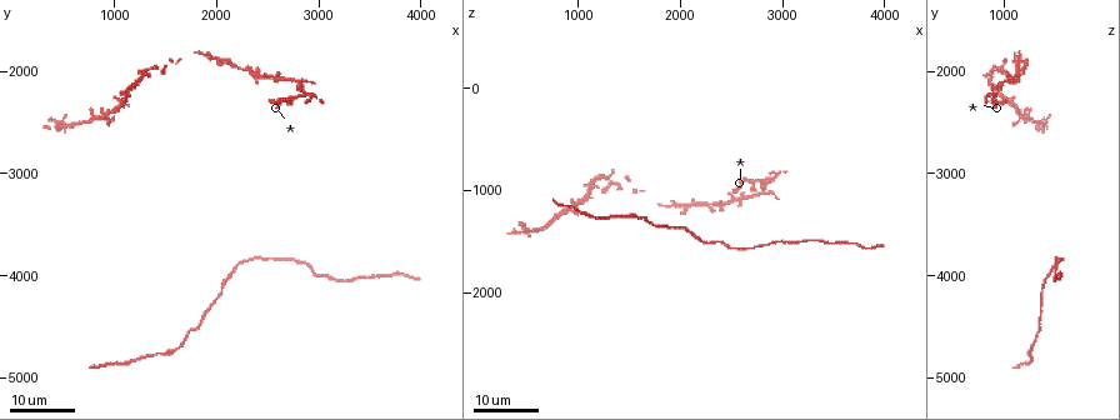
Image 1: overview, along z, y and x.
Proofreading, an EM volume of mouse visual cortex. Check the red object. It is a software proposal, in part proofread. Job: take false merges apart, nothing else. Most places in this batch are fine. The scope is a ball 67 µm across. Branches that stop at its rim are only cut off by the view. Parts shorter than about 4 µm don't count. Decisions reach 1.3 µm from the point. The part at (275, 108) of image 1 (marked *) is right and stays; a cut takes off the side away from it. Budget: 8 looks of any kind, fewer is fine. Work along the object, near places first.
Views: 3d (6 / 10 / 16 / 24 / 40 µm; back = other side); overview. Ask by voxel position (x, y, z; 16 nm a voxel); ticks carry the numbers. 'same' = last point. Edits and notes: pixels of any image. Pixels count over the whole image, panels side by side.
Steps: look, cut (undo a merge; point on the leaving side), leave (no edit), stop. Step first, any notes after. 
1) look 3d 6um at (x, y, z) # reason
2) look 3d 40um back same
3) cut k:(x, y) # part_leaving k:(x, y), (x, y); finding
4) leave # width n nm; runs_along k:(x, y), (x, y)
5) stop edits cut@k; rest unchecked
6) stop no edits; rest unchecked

look 3d 16um at (2420, 3840, 1520)

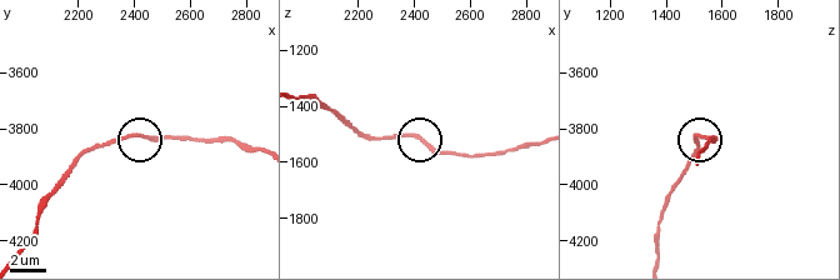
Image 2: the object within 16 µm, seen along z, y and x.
look 3d 6um at (2420, 3830, 1510) # zoom in

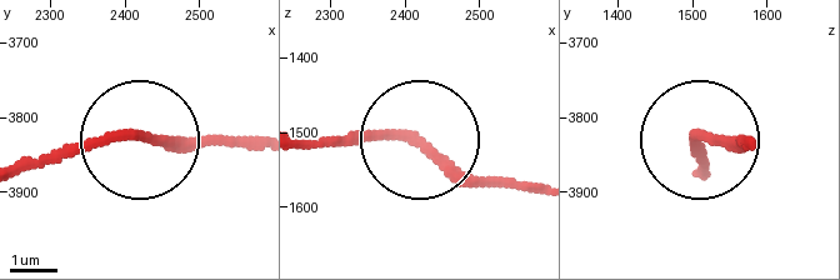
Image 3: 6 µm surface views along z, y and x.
leave # one cell here

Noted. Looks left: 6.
look 3d 24um at (2000, 4260, 1360) # thin neck

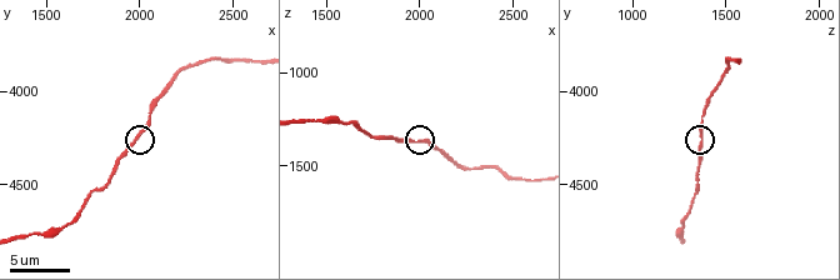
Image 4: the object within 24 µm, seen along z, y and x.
look 3d 6um at (1960, 4280, 1380)

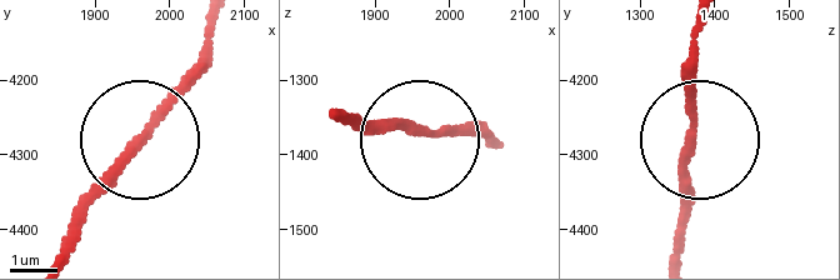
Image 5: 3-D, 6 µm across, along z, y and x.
leave # all the same cell

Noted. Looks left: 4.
look 3d 6um at (1600, 4720, 1280)

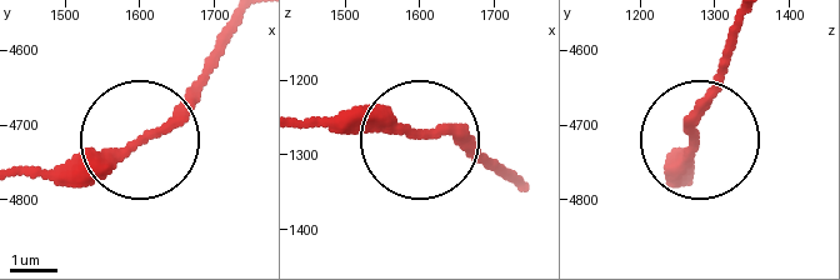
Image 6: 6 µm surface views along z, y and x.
leave # runs_along 6:(234, 26), (203, 85), (154, 134), (106, 158), (23, 169); all the same cell

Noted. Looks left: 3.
look 3d 16um at (3660, 4000, 1520) # thin neck

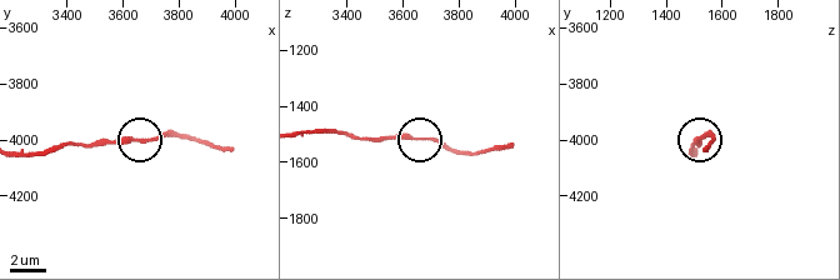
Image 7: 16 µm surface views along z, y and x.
look 3d 6um at (3660, 4010, 1520) # zoom in

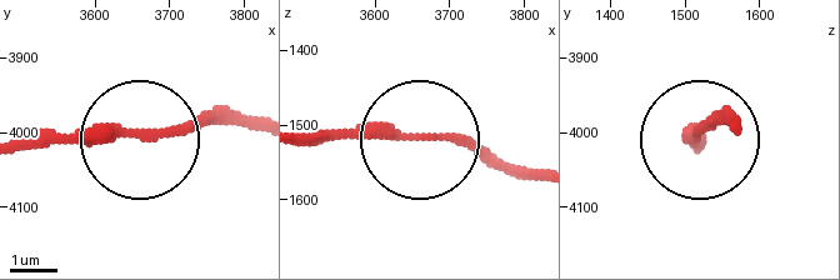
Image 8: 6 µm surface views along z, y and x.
leave # width 180 nm; runs_along 8:(306, 139), (449, 139), (533, 171); continuous, no second cell

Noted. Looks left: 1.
stop no edits; rest unchecked

